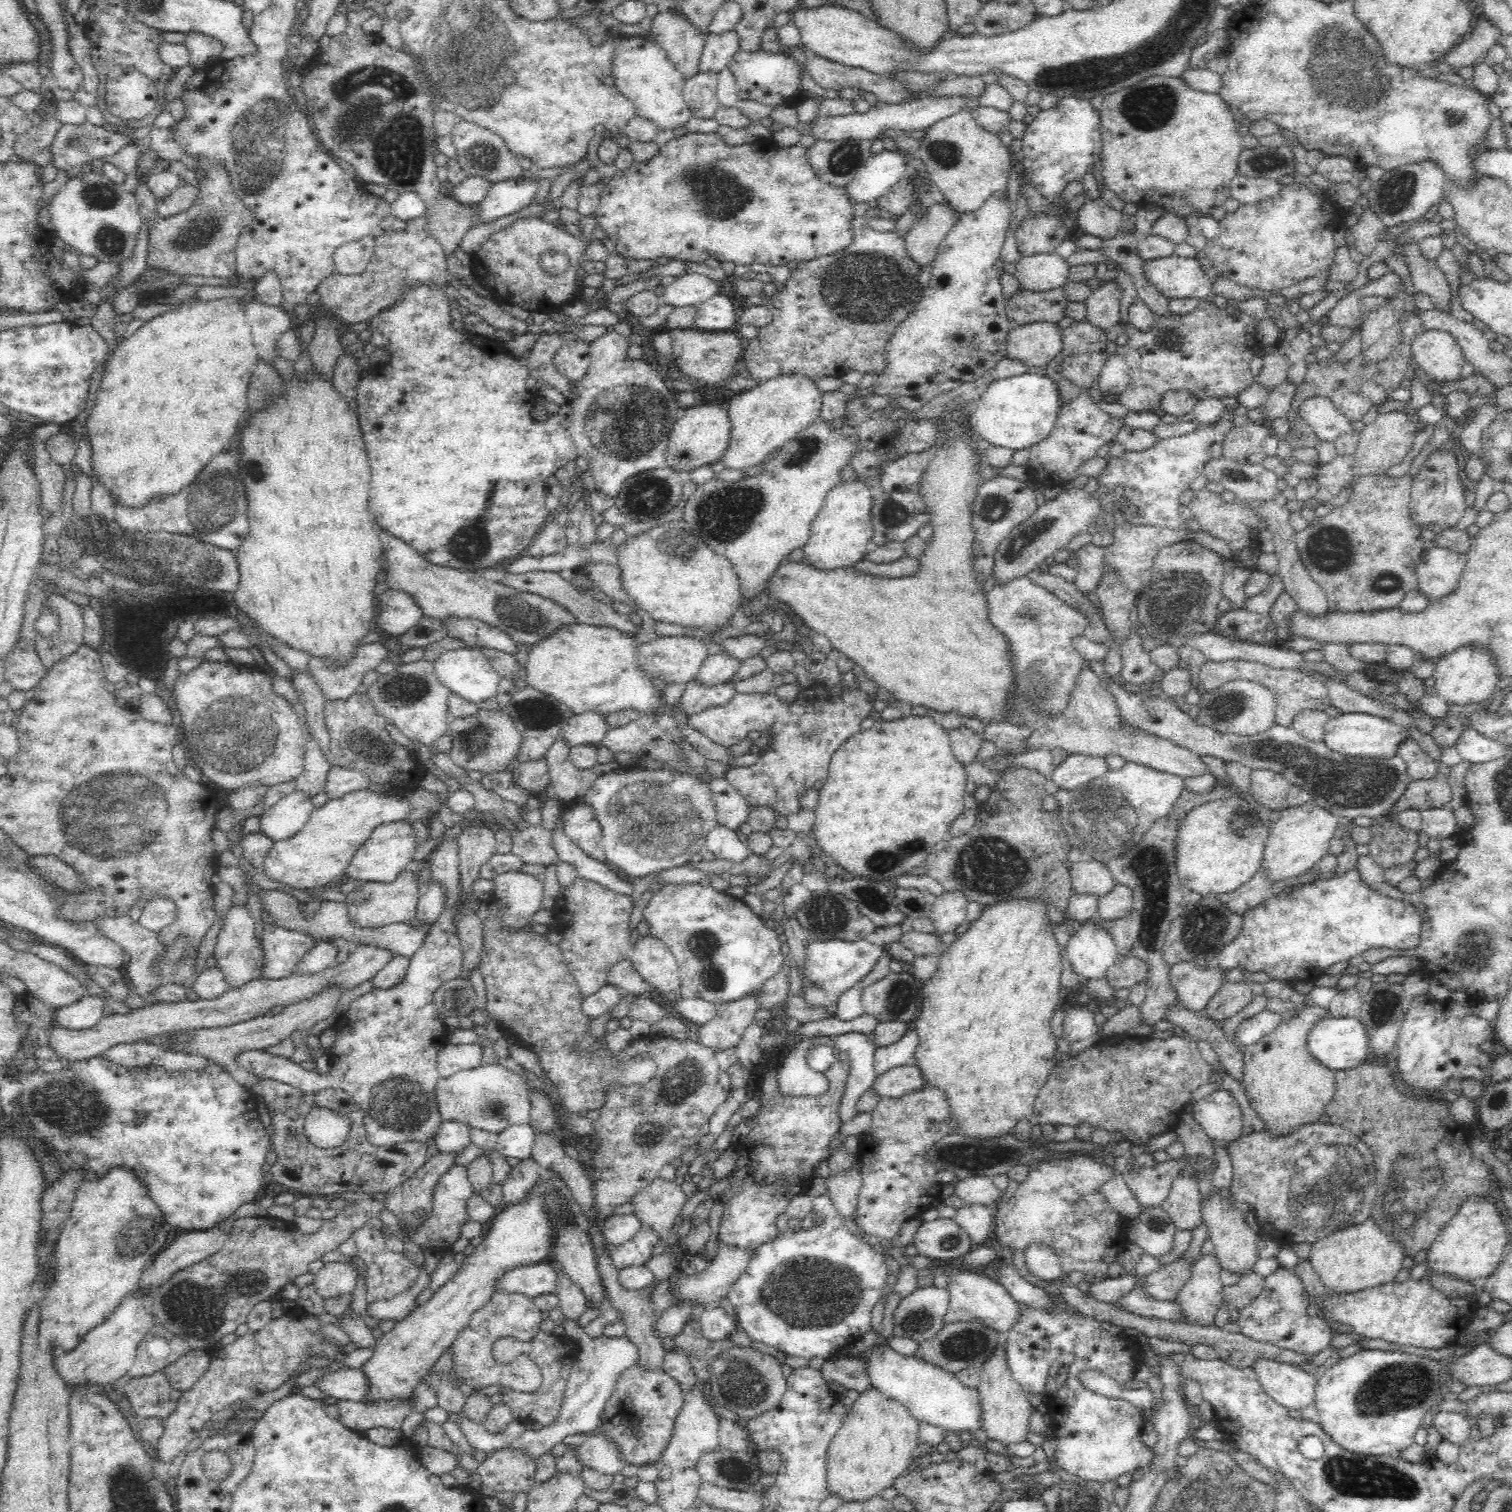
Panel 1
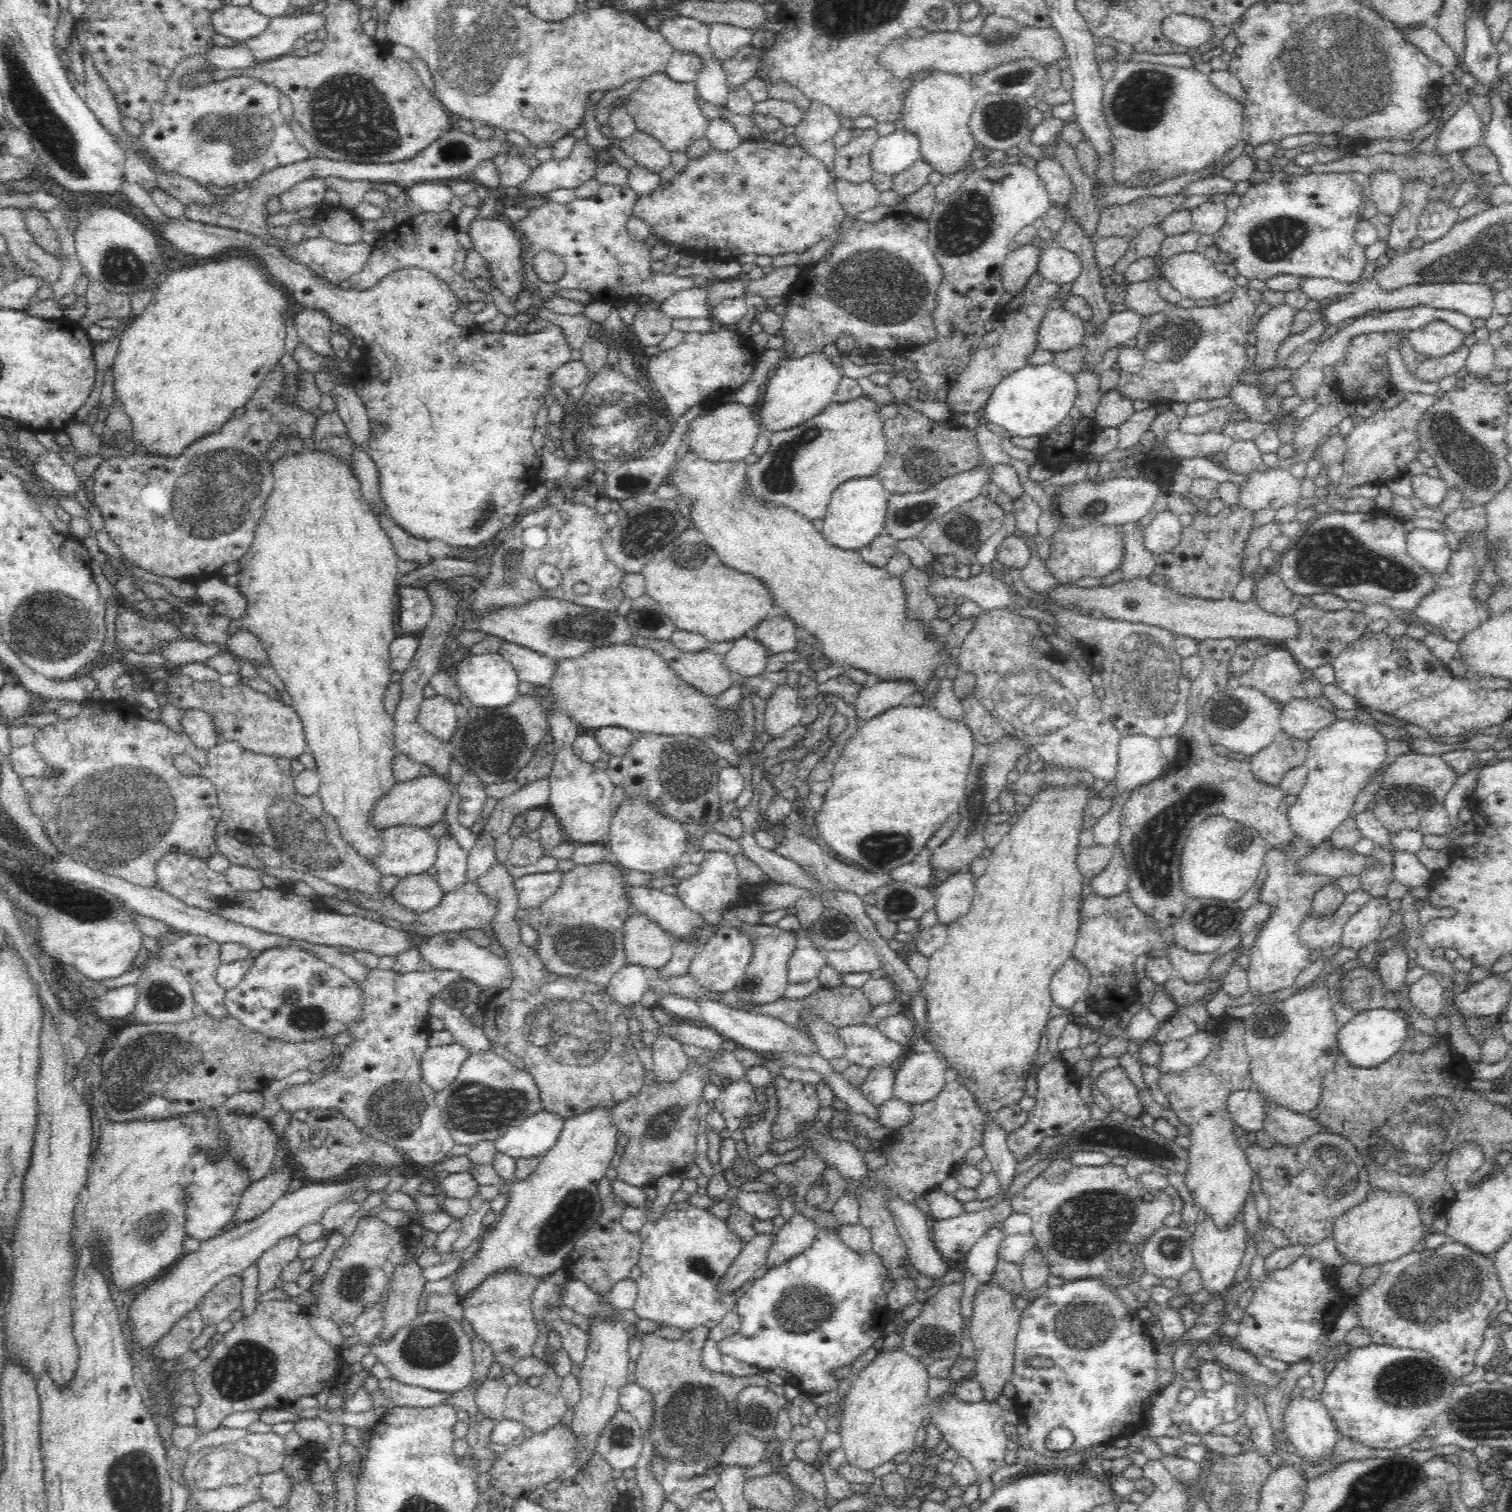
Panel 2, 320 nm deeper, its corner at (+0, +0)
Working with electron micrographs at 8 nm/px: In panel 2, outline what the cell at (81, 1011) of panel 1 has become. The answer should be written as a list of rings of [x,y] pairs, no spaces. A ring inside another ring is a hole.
[[[129,985],[110,989],[107,994],[96,998],[92,1006],[100,1018],[126,1019],[134,1016],[136,1002],[138,1002],[138,987]]]

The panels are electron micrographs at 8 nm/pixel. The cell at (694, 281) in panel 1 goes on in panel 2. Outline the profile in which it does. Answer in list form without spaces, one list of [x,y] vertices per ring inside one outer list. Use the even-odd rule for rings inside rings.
[[[692,287],[669,296],[658,308],[670,319],[708,317],[710,306],[706,287]]]

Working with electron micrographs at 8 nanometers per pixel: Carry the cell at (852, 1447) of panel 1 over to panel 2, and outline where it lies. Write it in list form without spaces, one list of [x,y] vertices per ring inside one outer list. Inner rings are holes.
[[[877,1345],[877,1354],[870,1364],[850,1379],[850,1389],[845,1396],[844,1418],[841,1420],[842,1434],[841,1448],[846,1451],[848,1464],[871,1471],[872,1469],[892,1461],[894,1456],[901,1452],[910,1452],[914,1449],[915,1435],[922,1430],[922,1421],[926,1417],[929,1376],[927,1368],[918,1357],[908,1354],[902,1346],[884,1350]]]

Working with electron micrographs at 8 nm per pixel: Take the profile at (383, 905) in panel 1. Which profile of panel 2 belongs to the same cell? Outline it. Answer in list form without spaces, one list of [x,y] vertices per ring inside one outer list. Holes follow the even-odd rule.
[[[428,873],[405,876],[391,890],[391,897],[412,912],[423,913],[440,904],[445,891]]]

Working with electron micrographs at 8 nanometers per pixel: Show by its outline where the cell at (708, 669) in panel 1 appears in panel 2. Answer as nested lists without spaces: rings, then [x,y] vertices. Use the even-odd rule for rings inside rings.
[[[744,636],[733,641],[730,651],[722,657],[723,663],[733,673],[755,677],[765,670],[769,656],[758,639]]]

